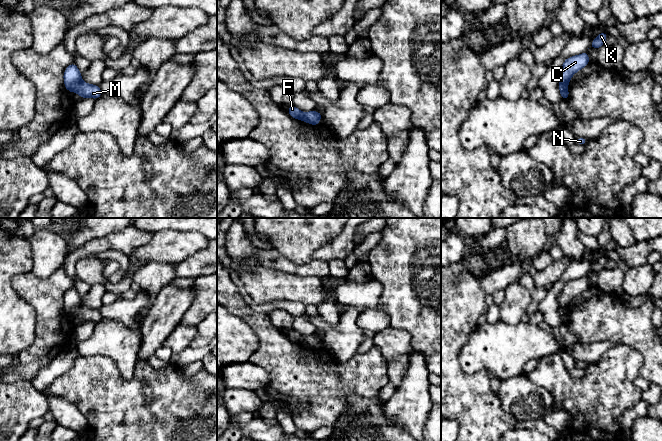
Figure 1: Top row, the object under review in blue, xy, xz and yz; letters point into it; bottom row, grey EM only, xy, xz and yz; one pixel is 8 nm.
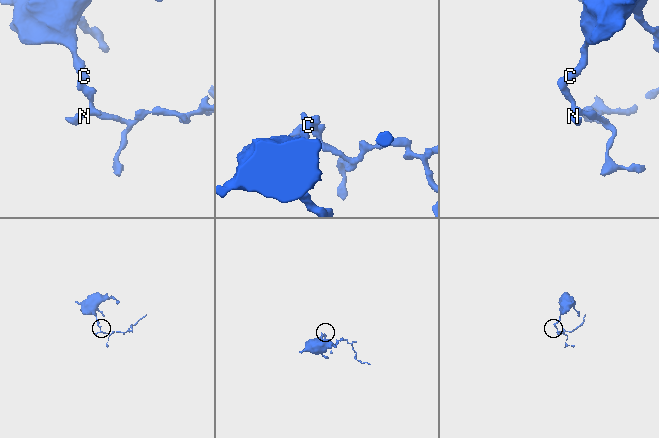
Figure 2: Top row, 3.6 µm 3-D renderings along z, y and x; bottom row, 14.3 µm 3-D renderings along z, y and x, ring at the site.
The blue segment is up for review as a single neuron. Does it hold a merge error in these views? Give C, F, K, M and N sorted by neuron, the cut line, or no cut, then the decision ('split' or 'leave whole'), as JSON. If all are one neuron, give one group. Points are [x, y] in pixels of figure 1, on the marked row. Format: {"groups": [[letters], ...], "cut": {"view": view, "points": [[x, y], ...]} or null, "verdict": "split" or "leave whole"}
{"groups": [["C", "F", "K"], ["M", "N"]], "cut": {"view": "xy", "points": [[81, 81], [73, 91]]}, "verdict": "split"}

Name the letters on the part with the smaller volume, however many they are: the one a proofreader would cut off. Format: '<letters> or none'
M, N

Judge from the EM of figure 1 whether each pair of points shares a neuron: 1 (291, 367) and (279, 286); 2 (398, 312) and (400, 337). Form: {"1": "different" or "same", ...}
{"1": "different", "2": "different"}

